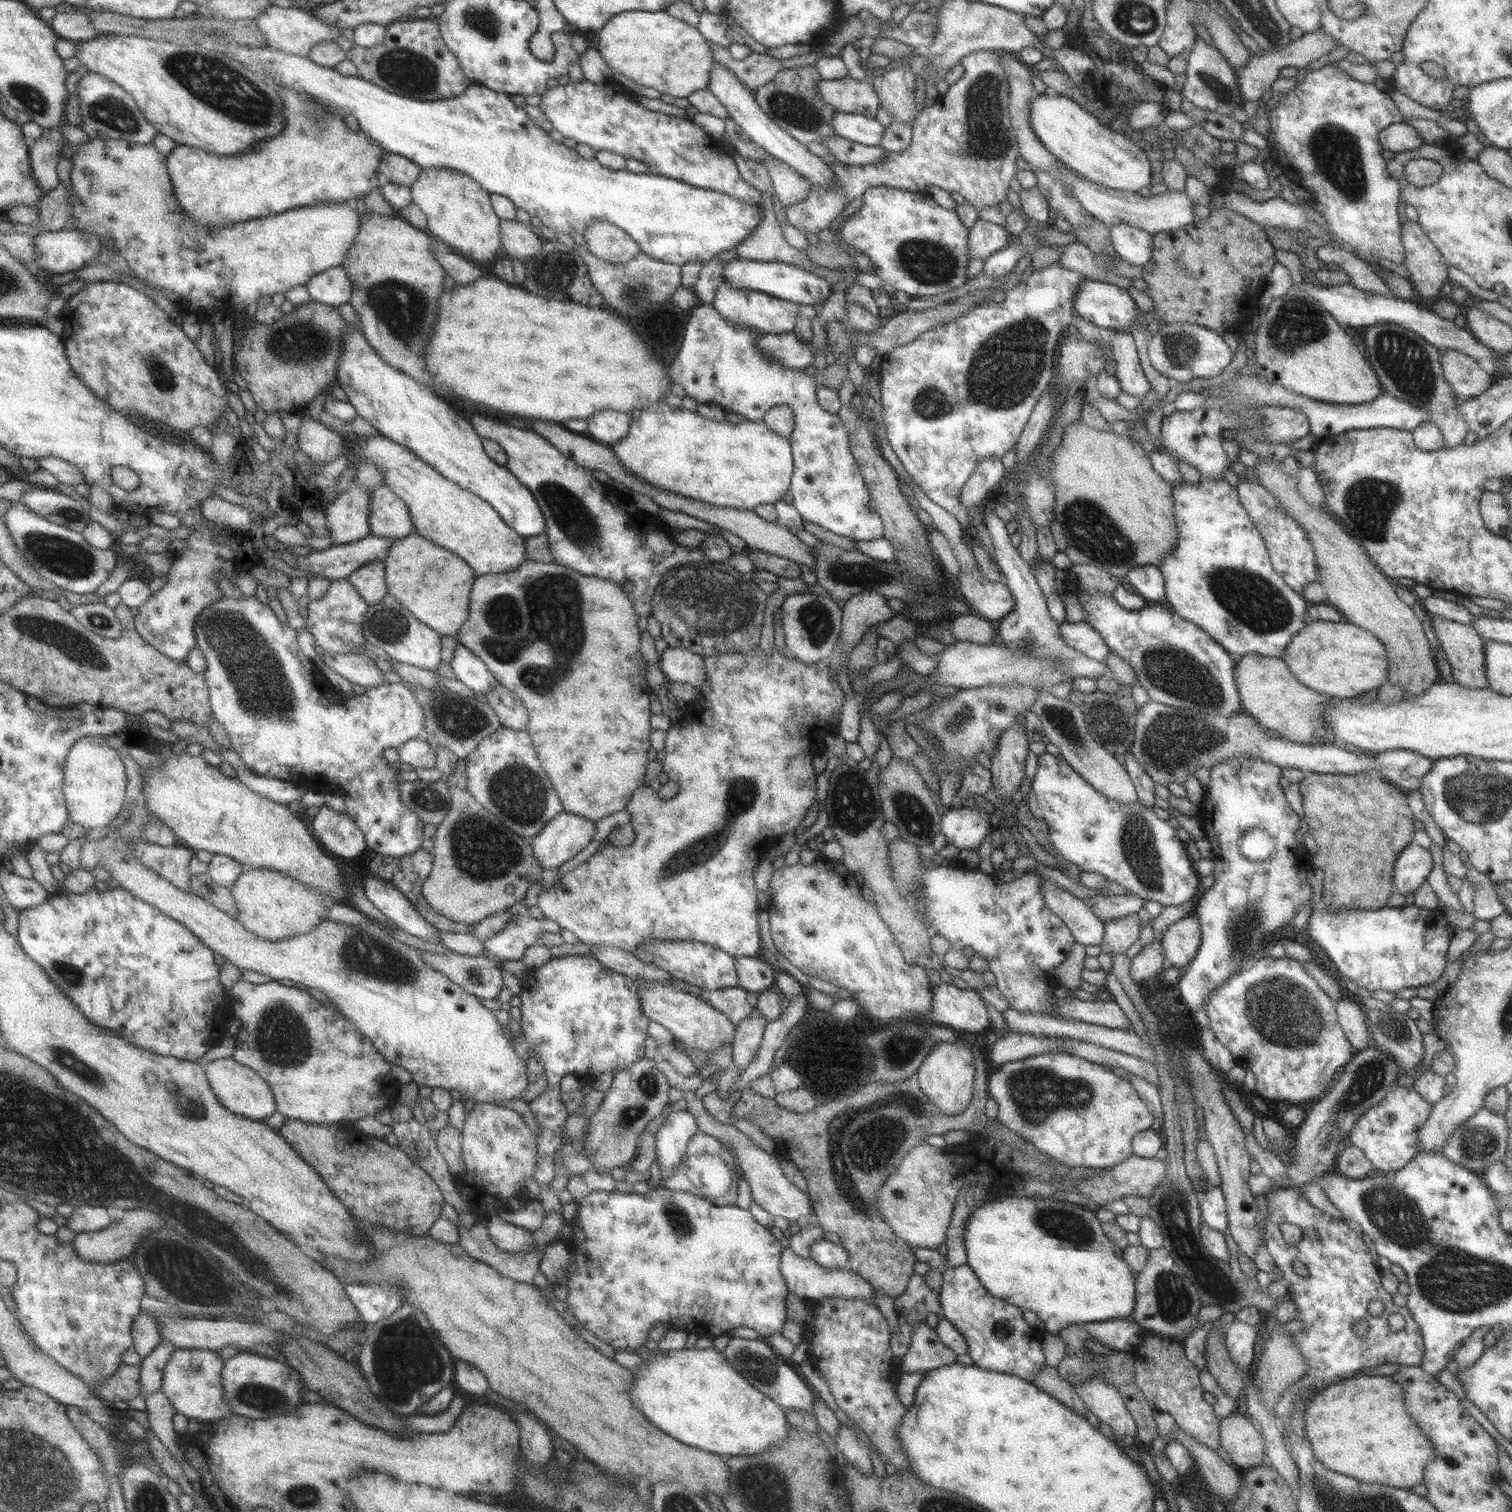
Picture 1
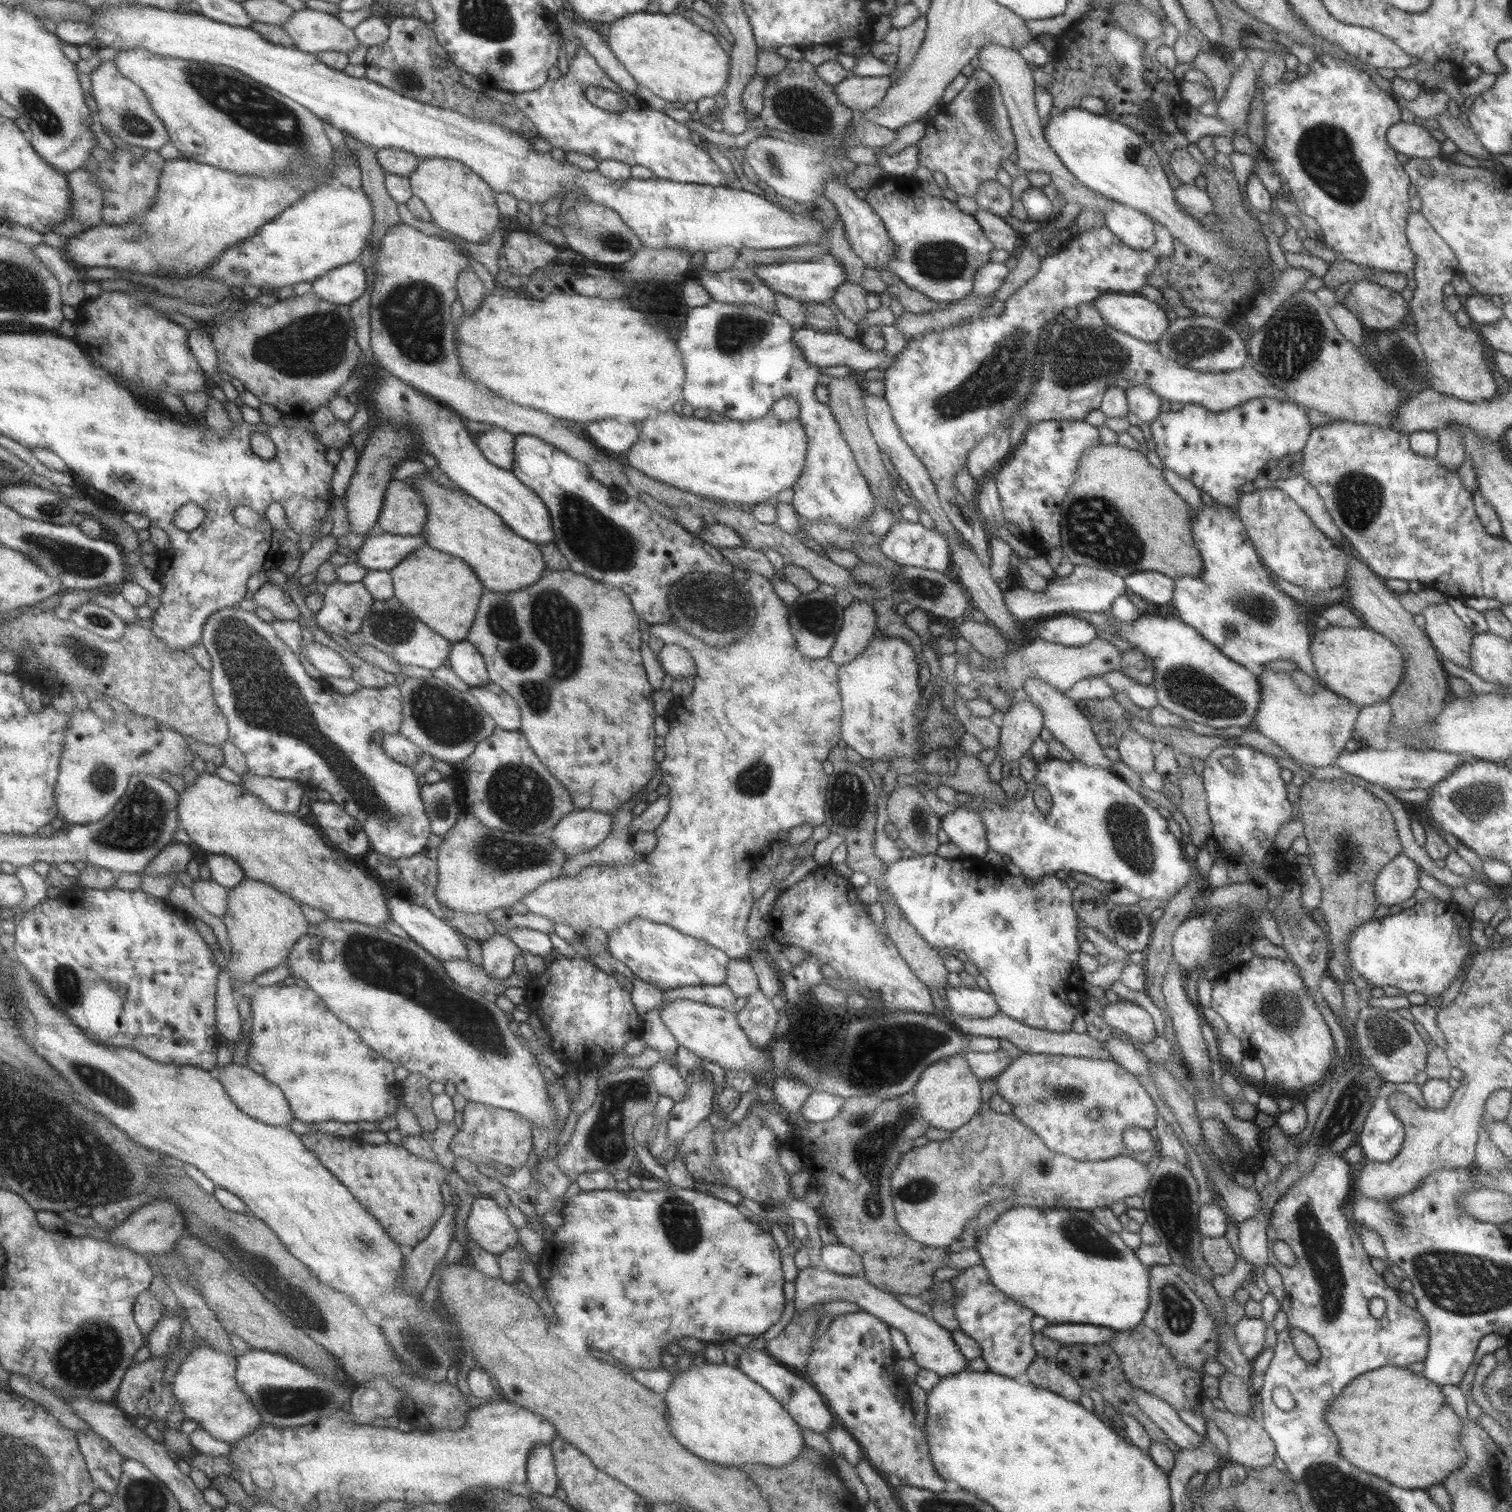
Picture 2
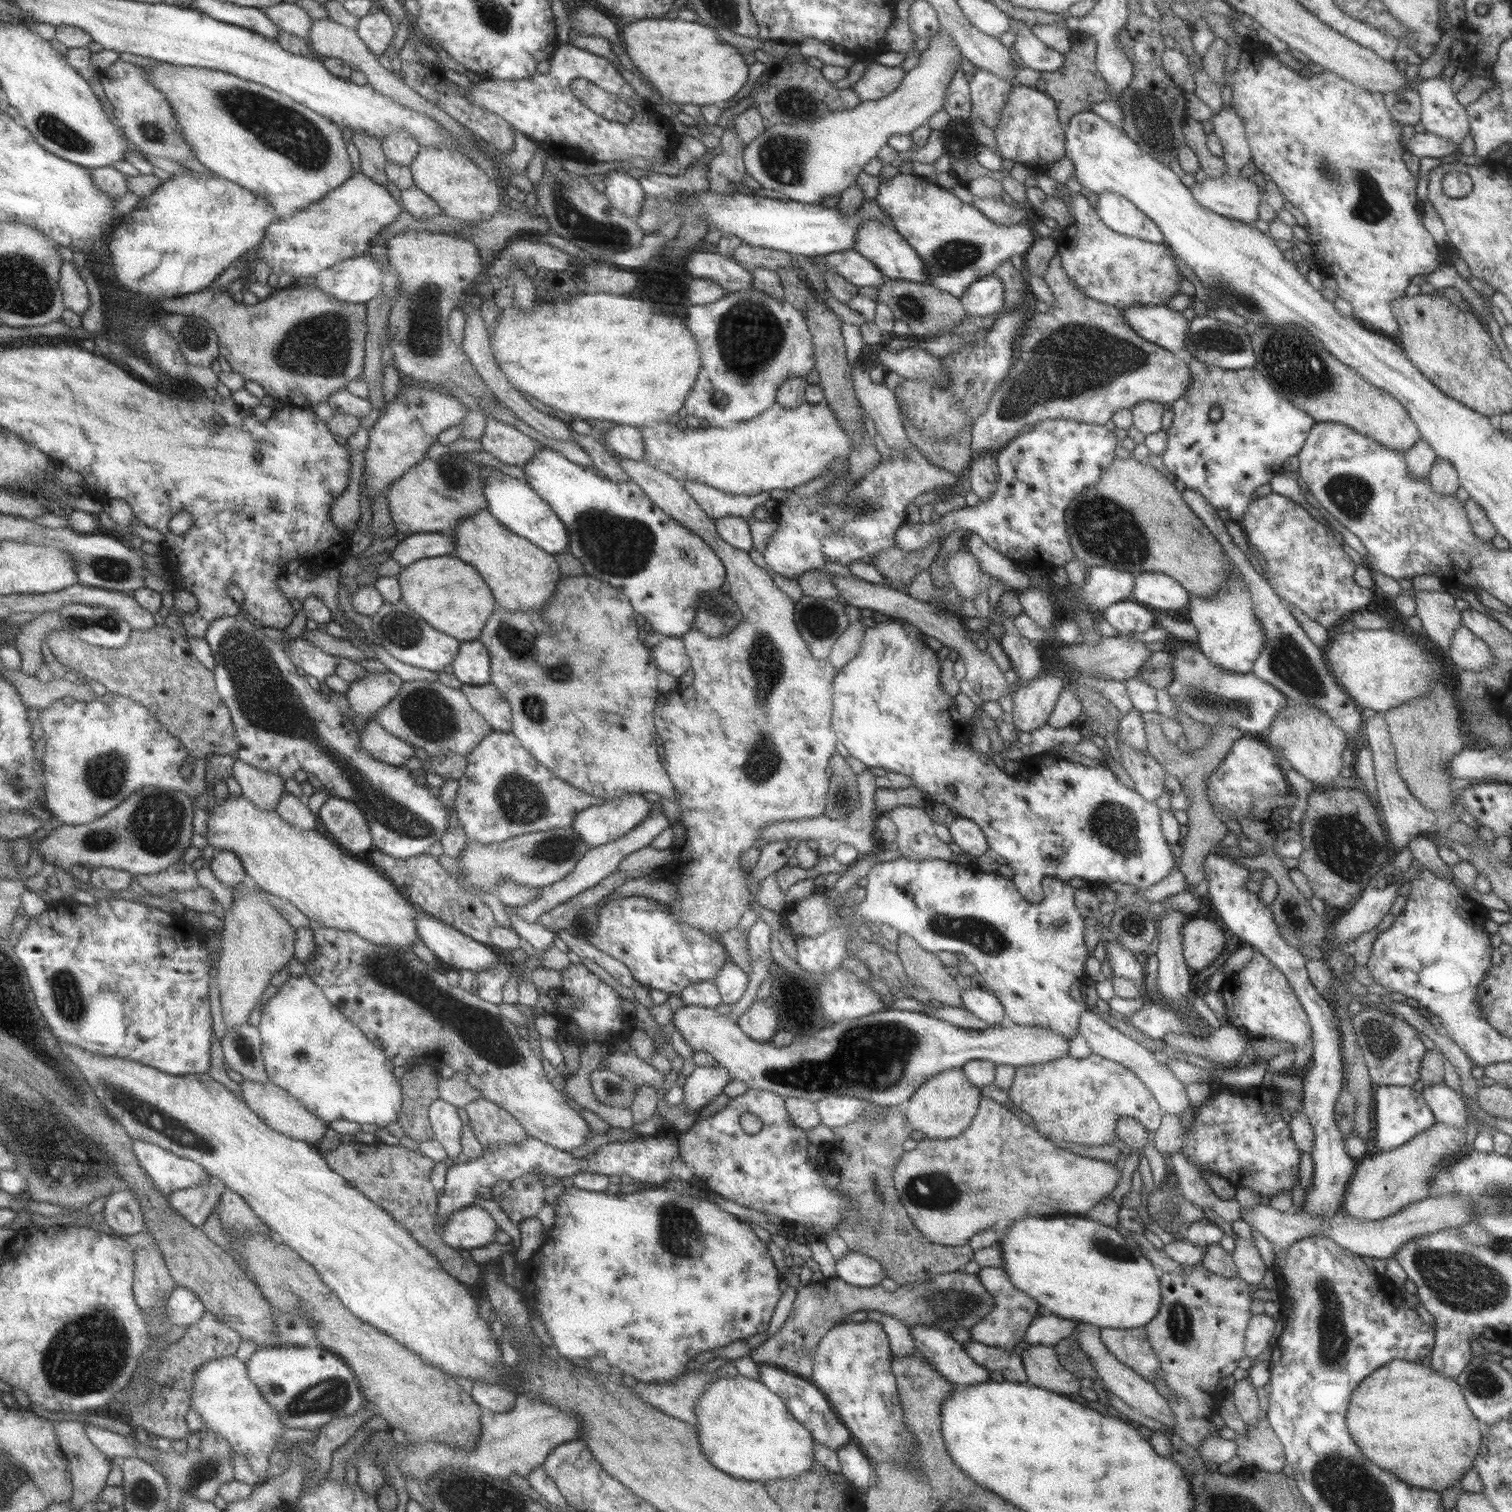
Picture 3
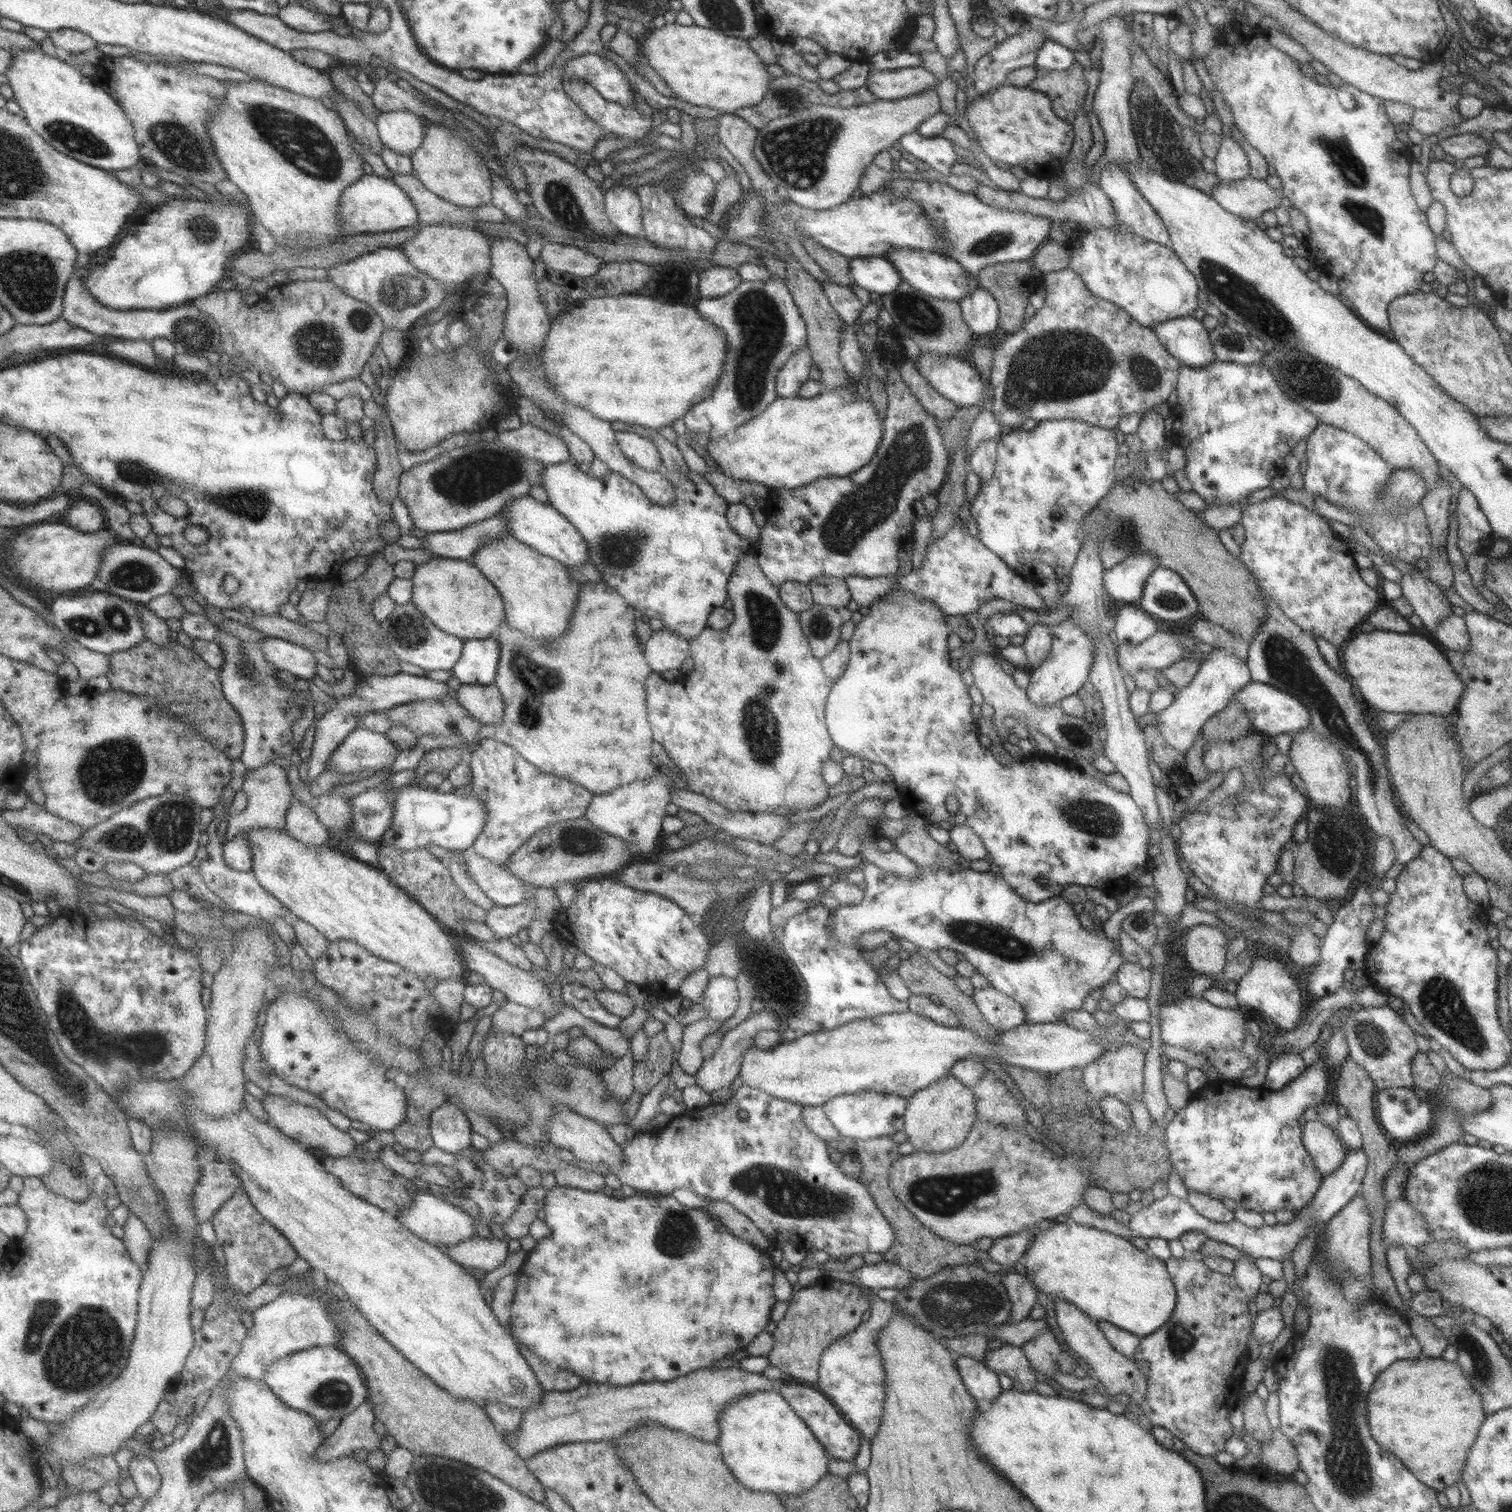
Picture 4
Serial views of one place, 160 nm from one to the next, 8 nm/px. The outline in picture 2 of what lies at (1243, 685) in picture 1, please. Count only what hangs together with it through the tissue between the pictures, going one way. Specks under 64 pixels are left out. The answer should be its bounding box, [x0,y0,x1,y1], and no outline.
[1254,669,1362,767]

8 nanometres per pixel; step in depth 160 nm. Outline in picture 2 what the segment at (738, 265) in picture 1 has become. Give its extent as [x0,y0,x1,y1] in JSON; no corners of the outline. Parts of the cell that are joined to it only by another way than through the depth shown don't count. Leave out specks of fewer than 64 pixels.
[752,253,844,303]

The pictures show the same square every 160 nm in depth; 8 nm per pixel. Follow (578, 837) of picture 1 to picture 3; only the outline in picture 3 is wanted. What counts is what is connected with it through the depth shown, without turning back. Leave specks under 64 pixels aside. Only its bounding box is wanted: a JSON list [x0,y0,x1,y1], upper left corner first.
[570,793,656,848]

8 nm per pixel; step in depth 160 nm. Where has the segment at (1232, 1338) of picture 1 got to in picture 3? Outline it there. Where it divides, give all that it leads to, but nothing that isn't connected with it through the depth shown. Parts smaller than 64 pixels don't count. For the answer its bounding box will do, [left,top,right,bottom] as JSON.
[1243,1313,1274,1361]

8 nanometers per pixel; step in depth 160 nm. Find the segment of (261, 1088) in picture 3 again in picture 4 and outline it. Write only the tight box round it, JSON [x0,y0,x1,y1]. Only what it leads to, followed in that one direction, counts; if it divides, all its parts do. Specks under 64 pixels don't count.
[262,1094,357,1157]

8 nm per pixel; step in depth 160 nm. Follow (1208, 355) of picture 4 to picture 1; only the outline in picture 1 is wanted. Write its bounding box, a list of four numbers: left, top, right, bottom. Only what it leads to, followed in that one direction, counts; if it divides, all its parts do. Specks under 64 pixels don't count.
[1072,279,1141,332]

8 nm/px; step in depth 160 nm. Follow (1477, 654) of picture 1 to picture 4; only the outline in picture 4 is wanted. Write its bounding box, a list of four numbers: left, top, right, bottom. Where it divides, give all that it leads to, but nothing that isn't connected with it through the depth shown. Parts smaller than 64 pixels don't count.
[1401,565,1452,634]

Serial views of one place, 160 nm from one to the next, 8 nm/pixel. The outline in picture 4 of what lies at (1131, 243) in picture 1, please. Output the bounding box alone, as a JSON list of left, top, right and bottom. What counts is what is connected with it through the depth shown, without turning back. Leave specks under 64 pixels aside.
[1098,161,1170,248]

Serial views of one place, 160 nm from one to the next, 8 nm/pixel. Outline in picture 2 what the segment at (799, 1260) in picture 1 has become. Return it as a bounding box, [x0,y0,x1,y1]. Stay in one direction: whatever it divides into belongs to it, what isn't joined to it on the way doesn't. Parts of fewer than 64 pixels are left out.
[794,1265,969,1377]

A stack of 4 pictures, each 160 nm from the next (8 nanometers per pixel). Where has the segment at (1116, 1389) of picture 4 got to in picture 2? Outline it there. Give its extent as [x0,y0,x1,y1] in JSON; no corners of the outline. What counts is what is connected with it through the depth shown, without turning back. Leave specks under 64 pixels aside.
[1132,1388,1204,1450]

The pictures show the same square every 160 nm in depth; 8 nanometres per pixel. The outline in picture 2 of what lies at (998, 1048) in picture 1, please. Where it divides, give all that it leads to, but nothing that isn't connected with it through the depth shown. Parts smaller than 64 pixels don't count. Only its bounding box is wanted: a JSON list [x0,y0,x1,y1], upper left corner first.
[963,1049,1009,1081]

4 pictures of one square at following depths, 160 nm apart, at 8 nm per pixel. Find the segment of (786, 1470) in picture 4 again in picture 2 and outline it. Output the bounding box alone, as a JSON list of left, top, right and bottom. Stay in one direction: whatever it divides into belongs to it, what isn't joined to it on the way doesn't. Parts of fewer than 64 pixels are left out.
[662,1361,805,1468]

